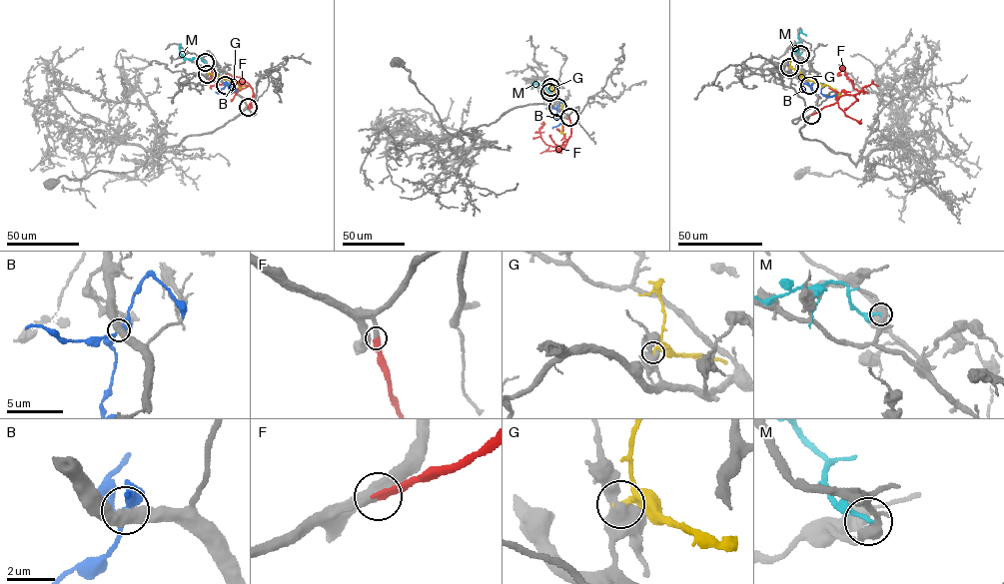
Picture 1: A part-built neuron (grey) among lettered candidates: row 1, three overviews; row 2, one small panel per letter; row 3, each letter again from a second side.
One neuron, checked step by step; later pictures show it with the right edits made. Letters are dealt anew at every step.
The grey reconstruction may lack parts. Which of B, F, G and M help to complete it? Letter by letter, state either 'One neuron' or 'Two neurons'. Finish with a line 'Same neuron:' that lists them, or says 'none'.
B: One neuron
F: One neuron
G: Two neurons
M: Two neurons
Same neuron: B, F

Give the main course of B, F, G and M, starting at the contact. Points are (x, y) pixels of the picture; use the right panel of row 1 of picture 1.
B: (809, 85), (823, 84), (820, 92), (826, 97), (837, 93)
F: (811, 115), (832, 105), (841, 96), (855, 95), (863, 87), (863, 91), (854, 89), (843, 69), (841, 75)
G: (789, 67), (798, 70), (804, 78), (828, 86), (839, 93)
M: (800, 54), (794, 47), (798, 46), (797, 37), (802, 32), (806, 35)

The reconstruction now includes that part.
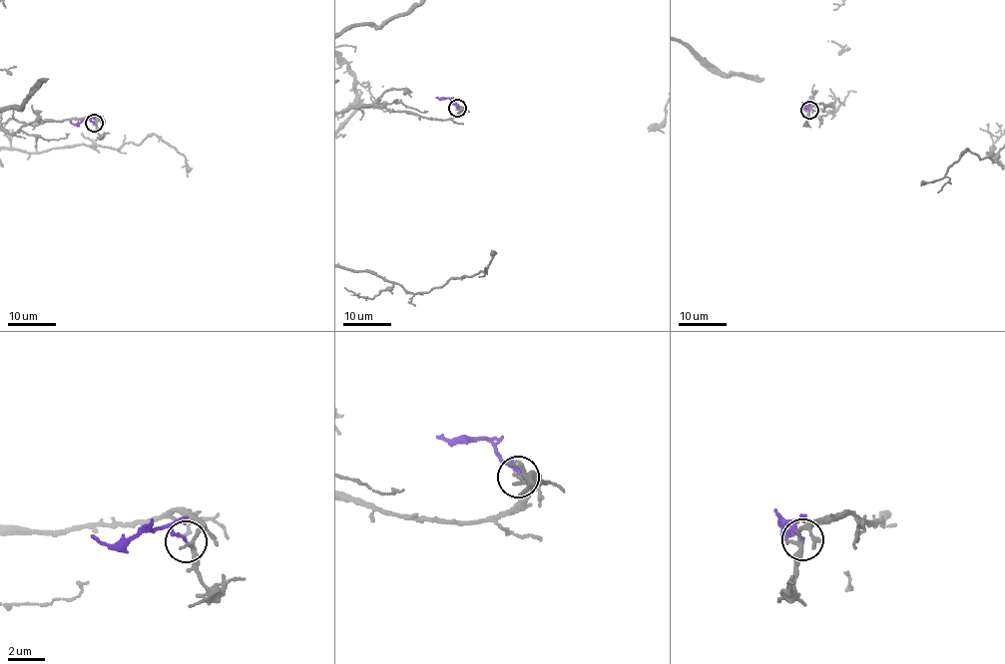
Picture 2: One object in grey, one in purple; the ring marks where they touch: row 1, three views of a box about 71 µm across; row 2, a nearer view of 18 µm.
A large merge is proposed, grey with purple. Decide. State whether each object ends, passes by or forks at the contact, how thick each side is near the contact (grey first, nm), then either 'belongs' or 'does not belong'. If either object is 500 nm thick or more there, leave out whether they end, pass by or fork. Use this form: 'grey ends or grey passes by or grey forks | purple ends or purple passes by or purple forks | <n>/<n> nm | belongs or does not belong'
grey passes by | purple ends | 240/150 nm | does not belong

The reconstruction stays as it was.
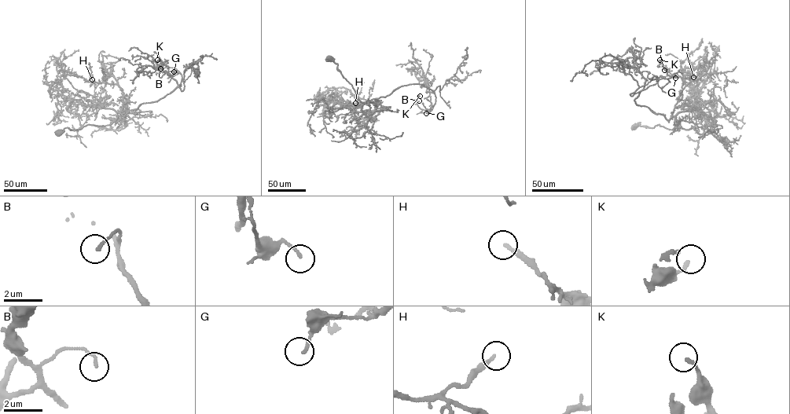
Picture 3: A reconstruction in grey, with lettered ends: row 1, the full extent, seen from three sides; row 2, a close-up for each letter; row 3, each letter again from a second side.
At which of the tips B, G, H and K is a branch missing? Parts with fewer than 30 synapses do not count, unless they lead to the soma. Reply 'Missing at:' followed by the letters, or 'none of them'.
Missing at: H

